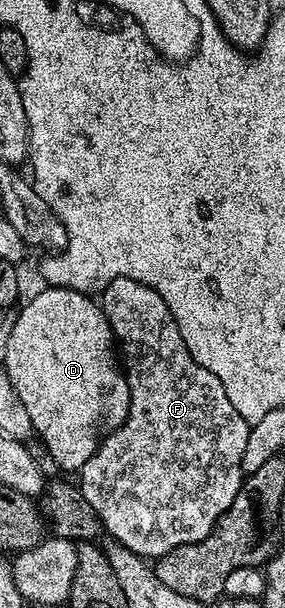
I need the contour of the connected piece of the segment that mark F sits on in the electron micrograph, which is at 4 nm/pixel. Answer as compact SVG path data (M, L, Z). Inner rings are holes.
M120 277L107 283L107 287L100 290L99 304L101 310L105 312L105 318L119 346L120 356L123 358L125 378L129 381L129 418L101 442L101 446L95 451L95 455L91 455L91 459L87 459L87 463L83 463L83 467L79 470L79 477L81 477L79 484L87 503L95 507L101 520L102 530L106 534L110 533L108 536L112 540L135 551L140 557L156 559L175 547L183 547L203 540L215 527L218 519L229 510L235 495L241 490L243 480L241 460L243 451L247 451L247 439L251 427L245 422L243 415L239 415L239 411L231 407L231 399L227 399L227 391L223 391L223 383L219 383L219 379L215 379L215 375L211 375L207 367L199 367L199 363L195 363L191 351L187 351L187 343L183 343L183 335L179 335L179 327L171 311L167 311L167 303L163 303L163 299L159 299L159 295L151 291L151 287L135 279Z

